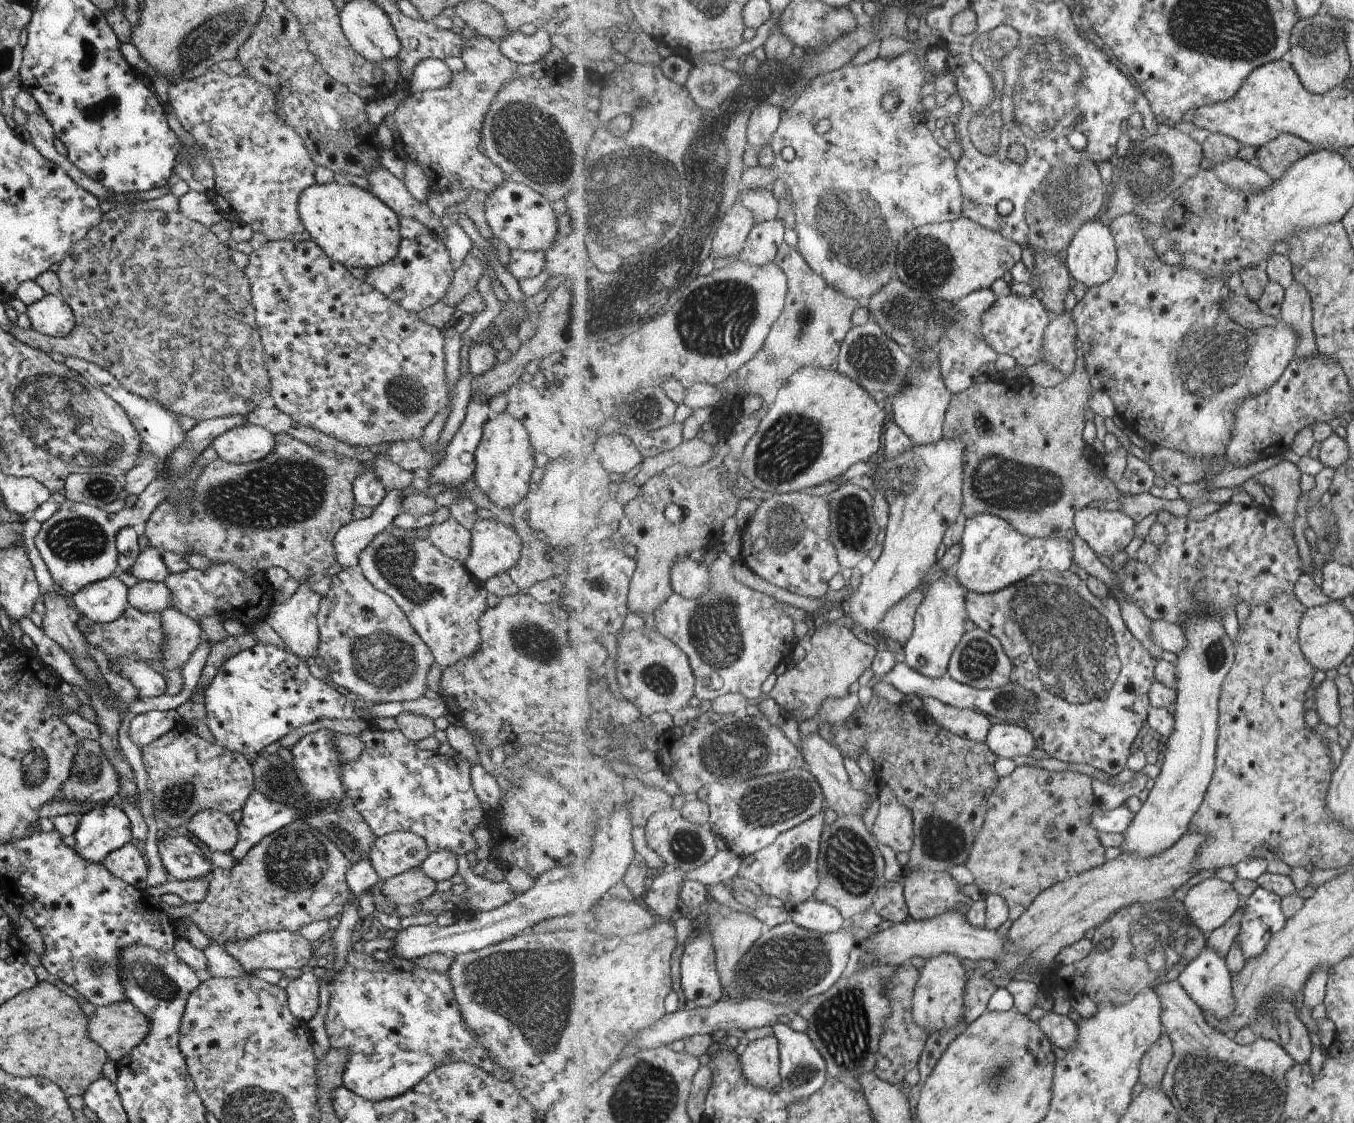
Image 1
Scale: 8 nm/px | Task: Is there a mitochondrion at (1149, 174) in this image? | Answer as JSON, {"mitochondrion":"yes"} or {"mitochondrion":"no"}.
{"mitochondrion":"yes"}

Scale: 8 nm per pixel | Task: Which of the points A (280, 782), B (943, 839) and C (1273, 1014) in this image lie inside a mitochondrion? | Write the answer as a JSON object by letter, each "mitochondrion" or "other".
{"A":"mitochondrion","B":"mitochondrion","C":"mitochondrion"}

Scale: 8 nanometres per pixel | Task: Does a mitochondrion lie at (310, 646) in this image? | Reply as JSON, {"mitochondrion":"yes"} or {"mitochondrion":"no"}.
{"mitochondrion":"no"}

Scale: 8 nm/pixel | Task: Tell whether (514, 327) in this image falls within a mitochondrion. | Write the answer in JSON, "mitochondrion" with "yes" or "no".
{"mitochondrion":"no"}

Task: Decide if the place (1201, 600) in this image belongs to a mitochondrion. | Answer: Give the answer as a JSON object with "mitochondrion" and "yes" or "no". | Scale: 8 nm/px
{"mitochondrion":"yes"}

